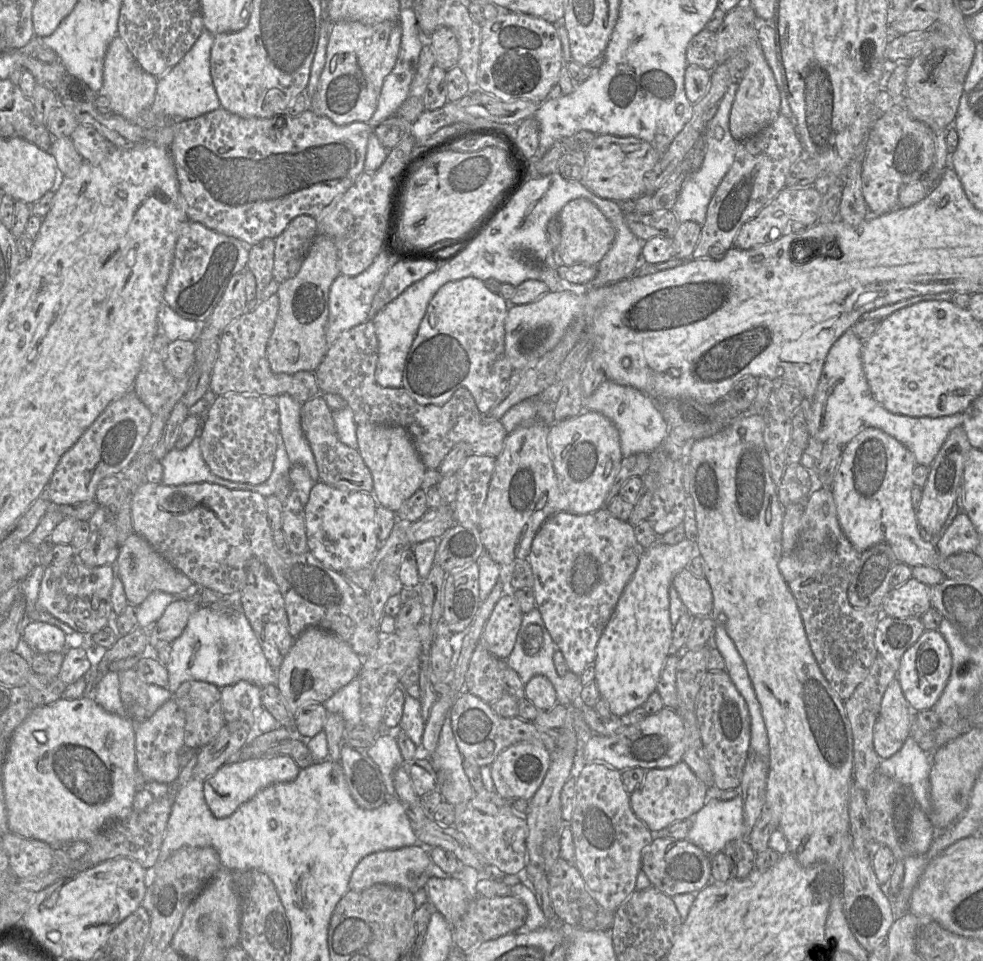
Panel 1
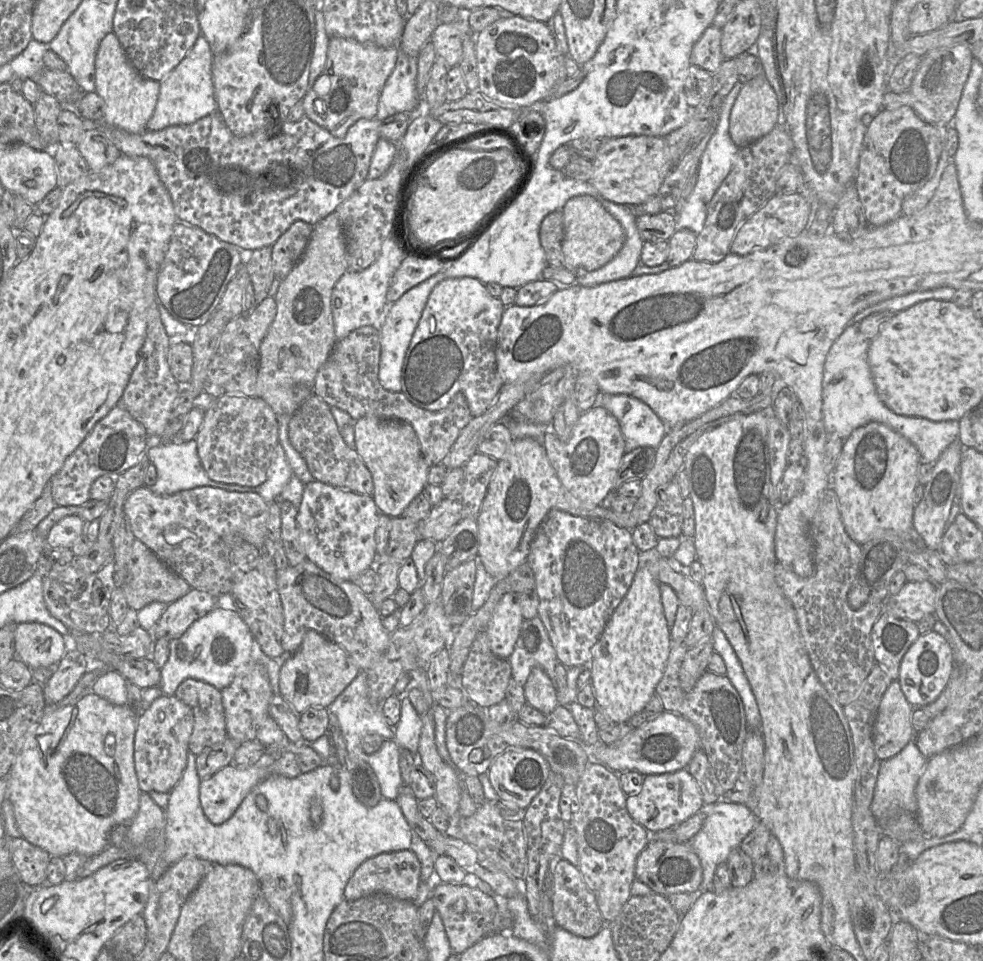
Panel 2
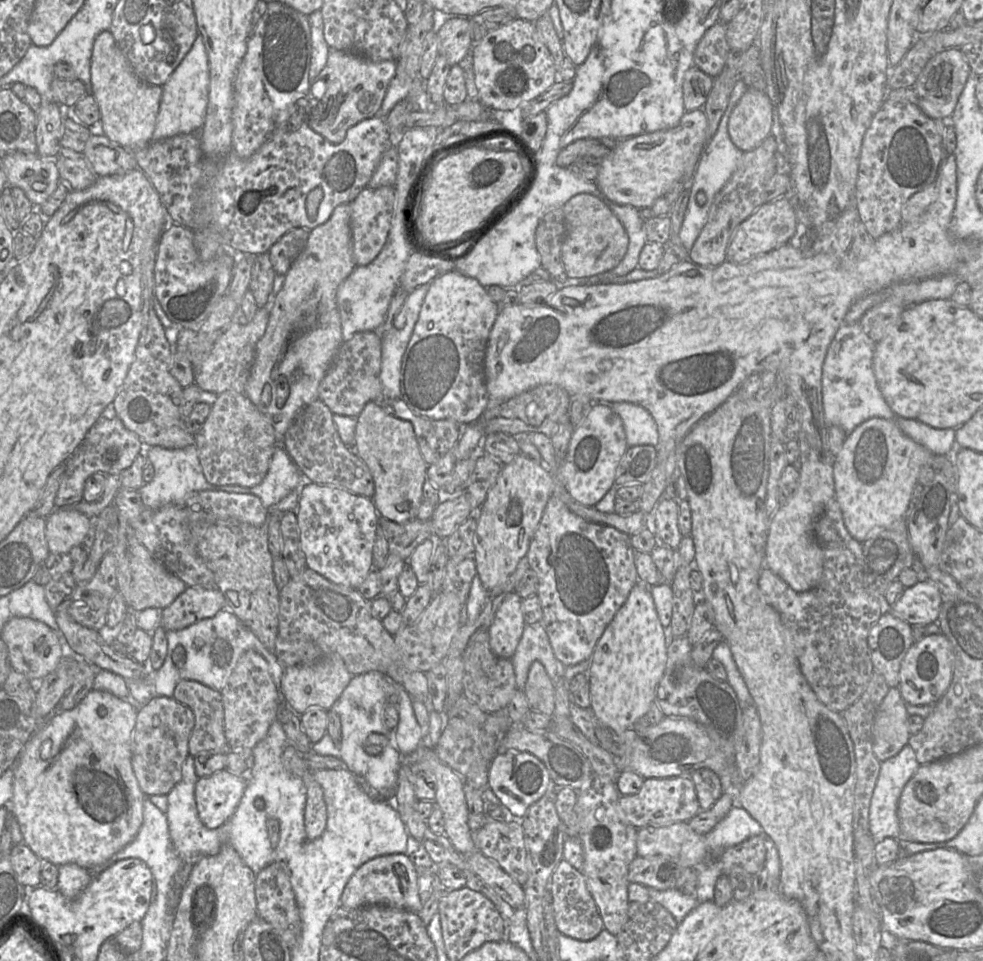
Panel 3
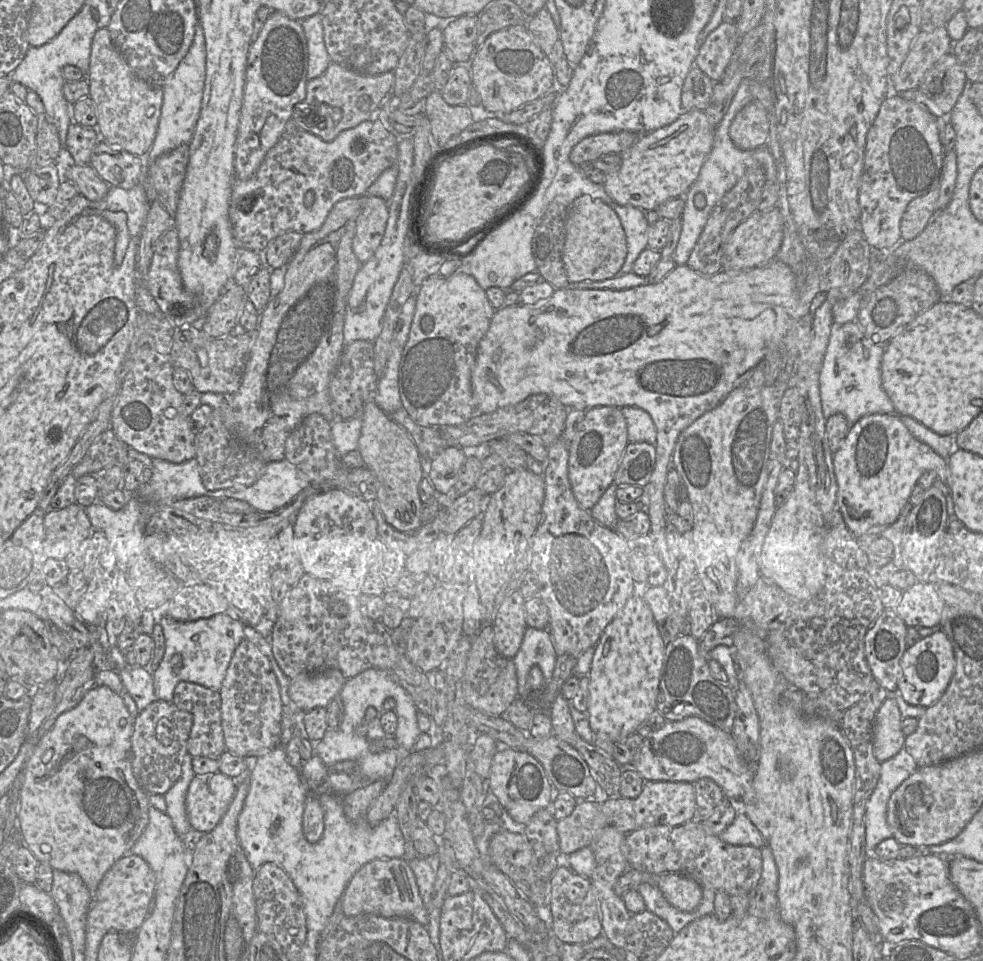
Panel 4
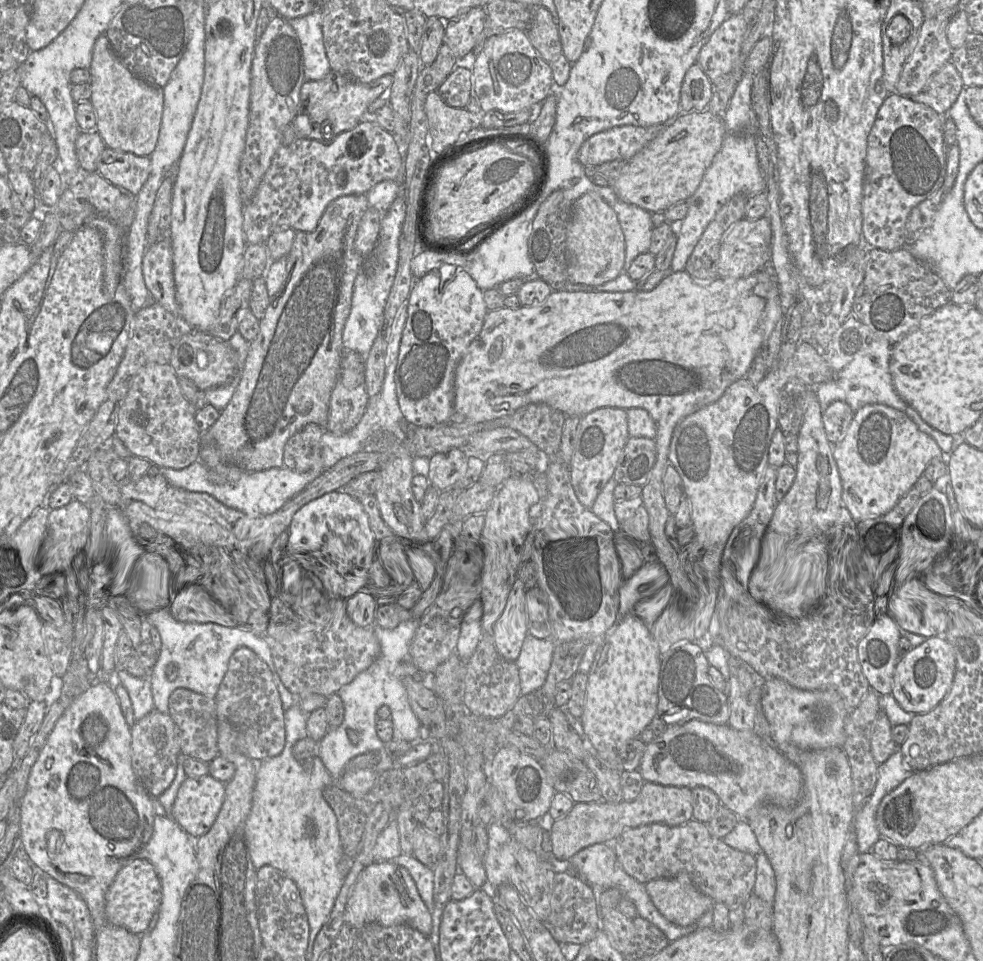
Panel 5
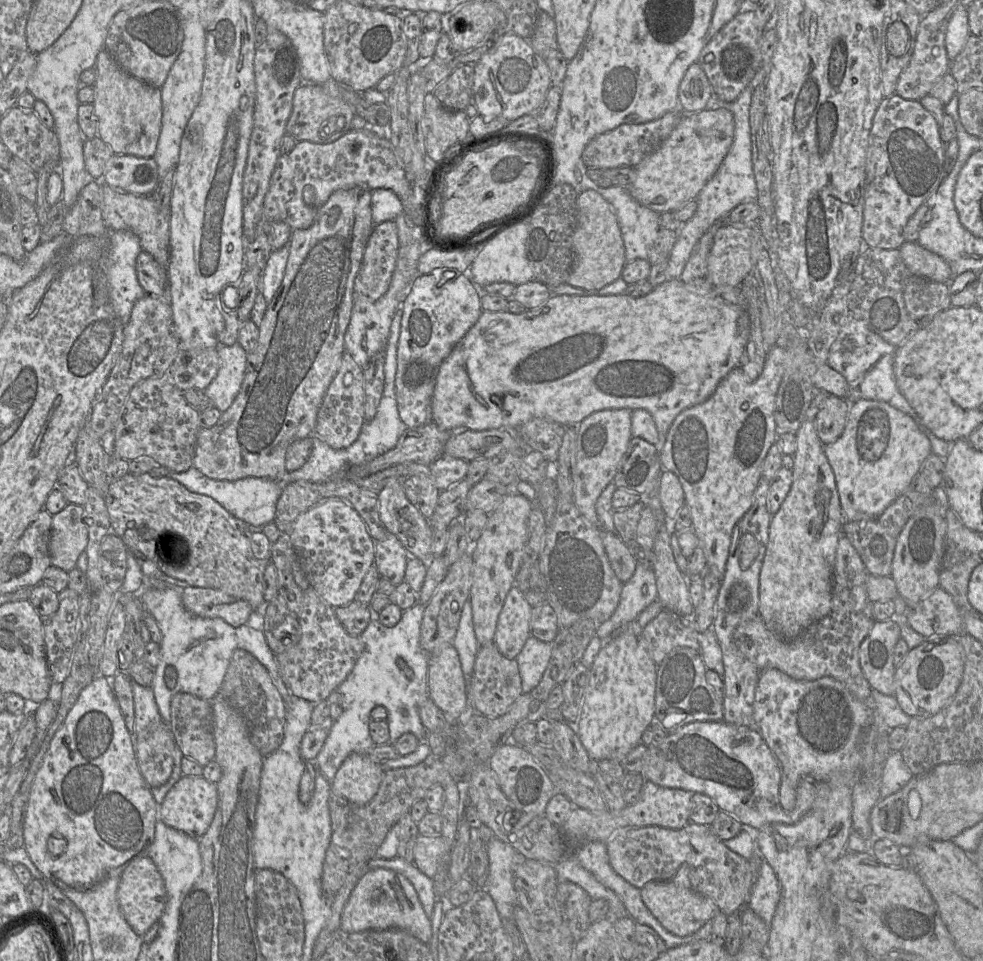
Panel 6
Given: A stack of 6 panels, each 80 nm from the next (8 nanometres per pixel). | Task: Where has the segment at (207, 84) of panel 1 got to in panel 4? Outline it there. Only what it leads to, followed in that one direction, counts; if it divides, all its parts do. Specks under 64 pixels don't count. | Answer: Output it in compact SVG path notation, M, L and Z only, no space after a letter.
M198 22L192 44L178 67L163 86L163 104L158 130L150 151L145 156L147 164L159 156L181 145L189 144L193 138L200 116L206 78L206 43L204 31Z

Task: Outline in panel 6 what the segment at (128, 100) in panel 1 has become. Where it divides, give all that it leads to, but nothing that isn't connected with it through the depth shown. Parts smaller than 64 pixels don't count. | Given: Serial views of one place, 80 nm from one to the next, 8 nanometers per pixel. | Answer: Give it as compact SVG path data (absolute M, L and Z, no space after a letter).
M105 48L97 56L95 70L95 97L92 105L97 117L97 136L111 147L114 154L152 158L161 132L160 88L127 73Z

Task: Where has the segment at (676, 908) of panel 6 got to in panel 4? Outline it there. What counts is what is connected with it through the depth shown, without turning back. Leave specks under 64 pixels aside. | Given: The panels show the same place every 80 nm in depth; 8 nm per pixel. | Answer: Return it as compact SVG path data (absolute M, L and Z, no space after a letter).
M683 873L660 875L657 887L672 906L683 912L694 911L703 896L701 885Z

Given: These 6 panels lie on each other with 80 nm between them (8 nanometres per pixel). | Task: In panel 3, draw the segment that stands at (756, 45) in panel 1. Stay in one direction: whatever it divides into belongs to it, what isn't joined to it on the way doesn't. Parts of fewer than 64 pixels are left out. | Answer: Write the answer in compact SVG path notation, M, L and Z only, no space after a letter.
M748 88L728 122L732 143L742 152L758 147L771 134L773 105L766 92Z

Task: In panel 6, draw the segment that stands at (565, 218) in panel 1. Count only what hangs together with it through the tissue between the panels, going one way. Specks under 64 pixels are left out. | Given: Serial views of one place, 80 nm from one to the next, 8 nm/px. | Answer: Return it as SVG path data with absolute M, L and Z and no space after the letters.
M586 190L577 198L573 245L575 262L567 281L569 285L585 290L600 290L621 277L626 265L621 230L611 205L595 190Z

